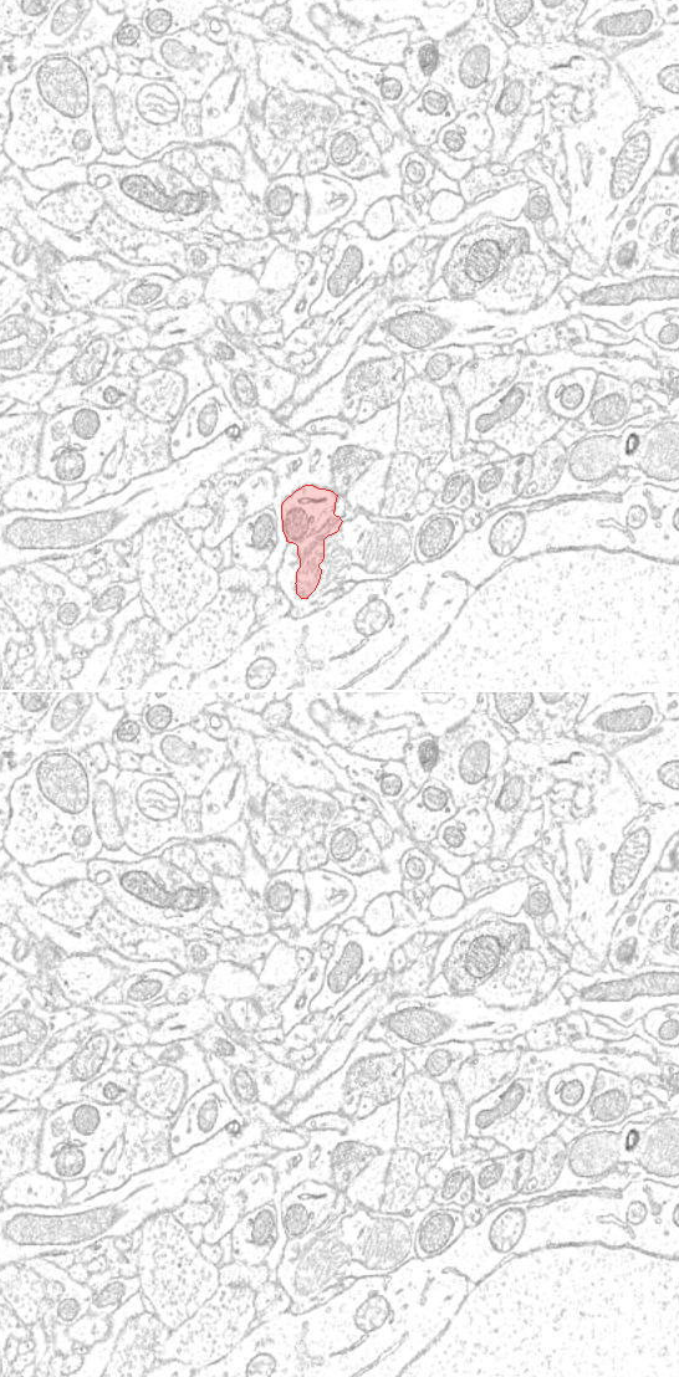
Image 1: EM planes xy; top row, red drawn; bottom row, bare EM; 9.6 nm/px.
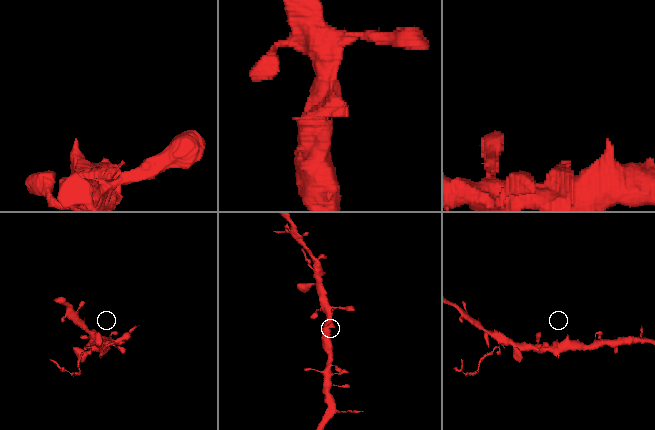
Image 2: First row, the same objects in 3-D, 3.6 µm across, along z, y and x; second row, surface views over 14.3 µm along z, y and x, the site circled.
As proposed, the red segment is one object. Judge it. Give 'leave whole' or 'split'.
split

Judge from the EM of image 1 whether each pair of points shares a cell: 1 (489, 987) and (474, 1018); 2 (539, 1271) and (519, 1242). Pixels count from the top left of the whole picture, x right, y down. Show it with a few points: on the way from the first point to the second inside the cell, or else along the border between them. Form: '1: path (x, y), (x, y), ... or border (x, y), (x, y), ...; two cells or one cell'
1: border (455, 994), (474, 996), (488, 1006), (504, 1008); two cells
2: border (556, 1245), (537, 1248), (510, 1257); two cells

